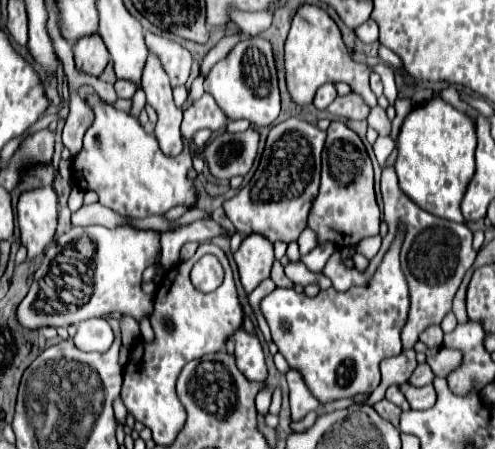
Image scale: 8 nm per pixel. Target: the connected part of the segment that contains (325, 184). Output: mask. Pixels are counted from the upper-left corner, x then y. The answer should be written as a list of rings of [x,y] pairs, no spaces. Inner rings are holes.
[[[331,121],[325,141],[321,187],[309,215],[309,227],[319,235],[319,243],[333,241],[339,247],[351,247],[365,237],[379,235],[379,221],[381,211],[373,191],[373,166],[365,145],[343,121]]]

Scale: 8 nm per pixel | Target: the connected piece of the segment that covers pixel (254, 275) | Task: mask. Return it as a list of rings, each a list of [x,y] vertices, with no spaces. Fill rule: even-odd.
[[[251,233],[243,239],[241,247],[235,251],[235,263],[239,269],[241,285],[245,293],[251,293],[263,279],[269,277],[273,267],[273,243],[261,233]]]

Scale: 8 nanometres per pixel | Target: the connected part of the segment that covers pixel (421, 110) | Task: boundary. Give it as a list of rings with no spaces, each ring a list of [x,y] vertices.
[[[431,99],[423,107],[413,107],[399,133],[395,169],[405,195],[421,209],[449,221],[465,223],[459,203],[475,173],[475,121],[443,99]]]

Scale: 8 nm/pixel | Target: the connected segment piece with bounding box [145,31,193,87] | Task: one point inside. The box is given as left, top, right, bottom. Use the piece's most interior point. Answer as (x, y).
(175, 59)

